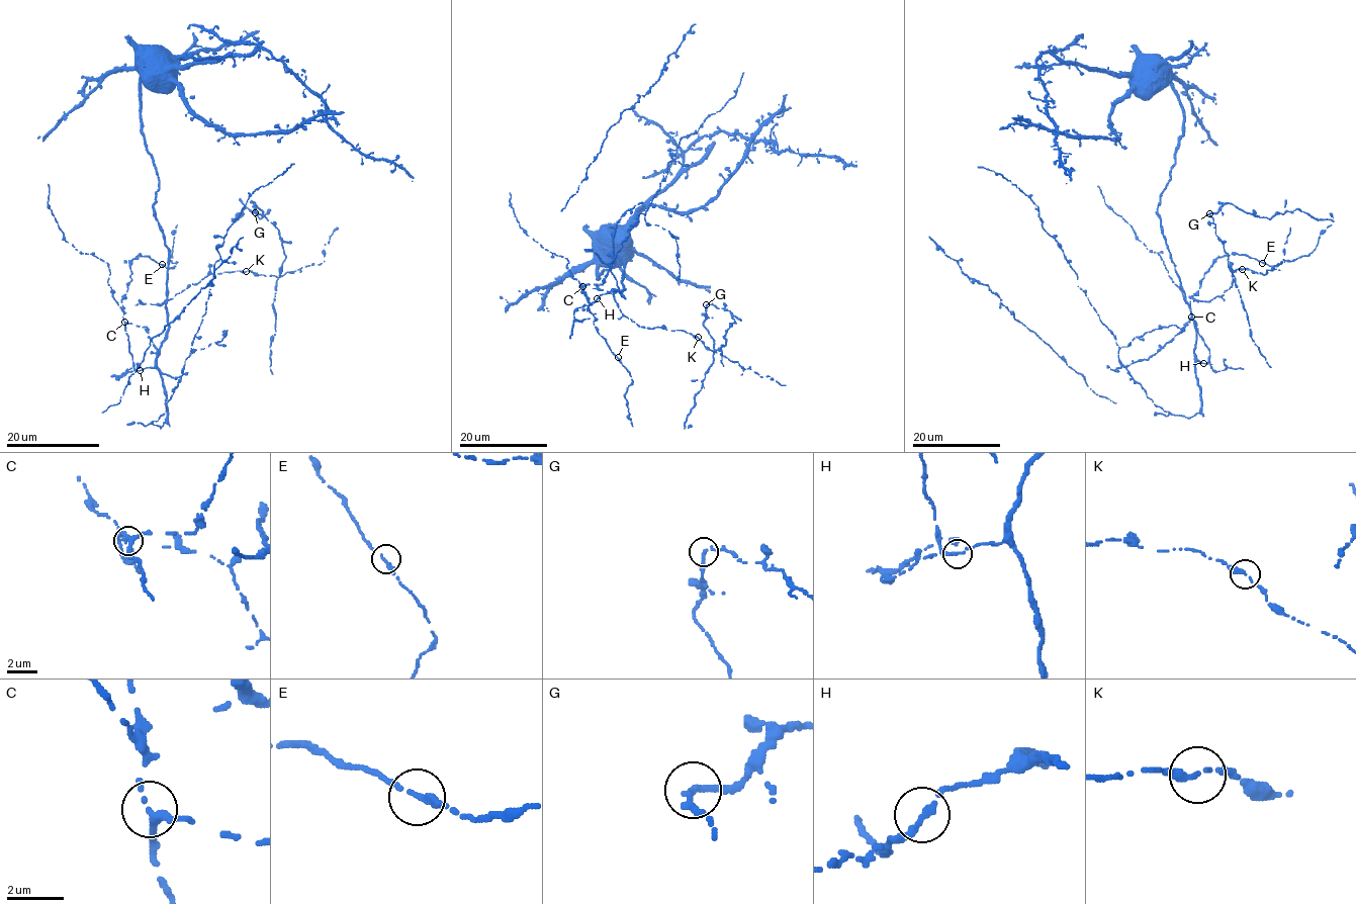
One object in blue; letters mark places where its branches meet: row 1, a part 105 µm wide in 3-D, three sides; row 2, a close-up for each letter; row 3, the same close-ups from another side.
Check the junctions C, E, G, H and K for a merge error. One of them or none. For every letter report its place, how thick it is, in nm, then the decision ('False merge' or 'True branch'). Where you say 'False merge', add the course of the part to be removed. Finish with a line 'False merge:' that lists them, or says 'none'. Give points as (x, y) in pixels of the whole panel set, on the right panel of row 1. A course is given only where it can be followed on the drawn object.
C: Place: (1191, 317). Thickness 260 nm. True branch
E: Place: (1262, 263). Thickness 240 nm. True branch
G: Place: (1209, 213). Thickness 240 nm. False merge. Course of the part to remove: (1210, 212), (1232, 203), (1247, 212), (1271, 218), (1298, 208), (1315, 218), (1329, 219), (1330, 212)
H: Place: (1203, 363). Thickness 200 nm. True branch
K: Place: (1242, 269). Thickness 240 nm. True branch
False merge: G

